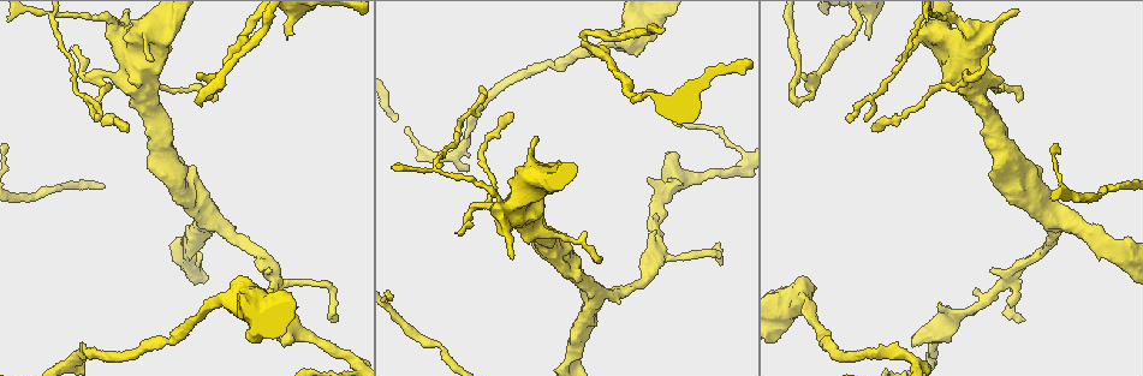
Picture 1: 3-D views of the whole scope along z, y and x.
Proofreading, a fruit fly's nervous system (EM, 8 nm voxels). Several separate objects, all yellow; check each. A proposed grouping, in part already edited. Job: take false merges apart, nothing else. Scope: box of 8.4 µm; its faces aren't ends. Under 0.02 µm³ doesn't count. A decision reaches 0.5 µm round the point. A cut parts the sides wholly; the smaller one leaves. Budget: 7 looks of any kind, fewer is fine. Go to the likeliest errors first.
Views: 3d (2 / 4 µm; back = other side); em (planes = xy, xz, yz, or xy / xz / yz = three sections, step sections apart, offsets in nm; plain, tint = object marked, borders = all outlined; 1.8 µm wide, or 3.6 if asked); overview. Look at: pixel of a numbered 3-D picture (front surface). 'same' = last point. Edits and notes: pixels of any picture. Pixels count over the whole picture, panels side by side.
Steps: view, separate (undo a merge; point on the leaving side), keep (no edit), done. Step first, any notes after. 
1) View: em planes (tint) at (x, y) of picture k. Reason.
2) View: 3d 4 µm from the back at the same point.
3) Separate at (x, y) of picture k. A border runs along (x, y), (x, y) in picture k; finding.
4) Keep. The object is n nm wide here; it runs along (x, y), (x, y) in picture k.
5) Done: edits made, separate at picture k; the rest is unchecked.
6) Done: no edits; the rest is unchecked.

View: em planes (tint) at (485, 204) of picture 1. Sharp bend.

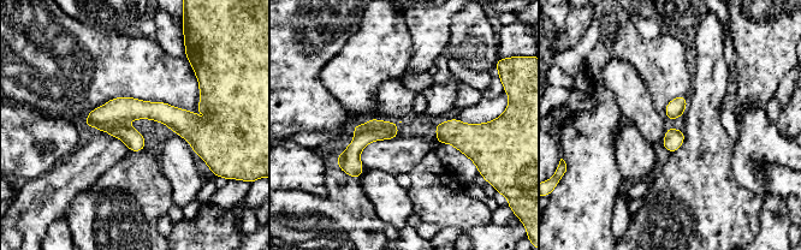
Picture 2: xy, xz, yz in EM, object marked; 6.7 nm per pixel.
Separate at (349, 159) of picture 2. The object is 130 nm wide here; a second neuron is stuck on.

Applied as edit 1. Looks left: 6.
View: 3d 4 µm from the back at (267, 259) of picture 1. Arms part here.

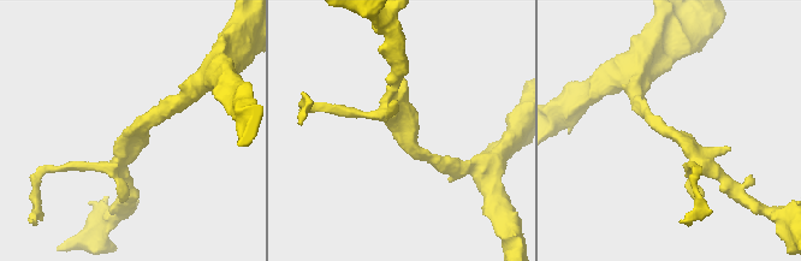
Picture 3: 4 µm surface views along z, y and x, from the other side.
View: em planes (plain) at (675, 134) of picture 3. Shape alone is not enough.

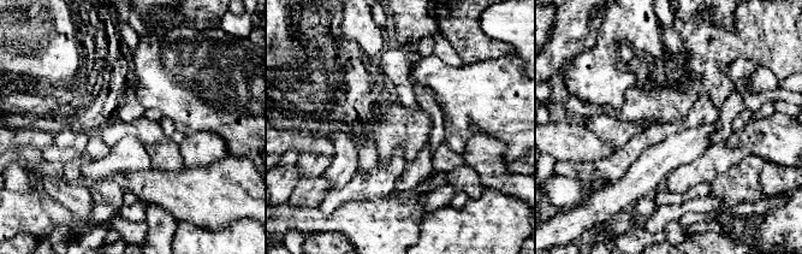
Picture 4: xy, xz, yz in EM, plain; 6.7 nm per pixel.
View: em planes (tint) at the same point.

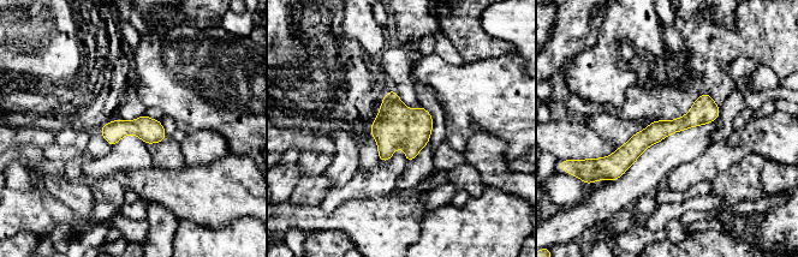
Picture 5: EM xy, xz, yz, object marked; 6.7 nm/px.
Keep. One neuron here.

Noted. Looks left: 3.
View: em 3.6 µm planes (tint) at (230, 300) of picture 1. Sudden change in width.

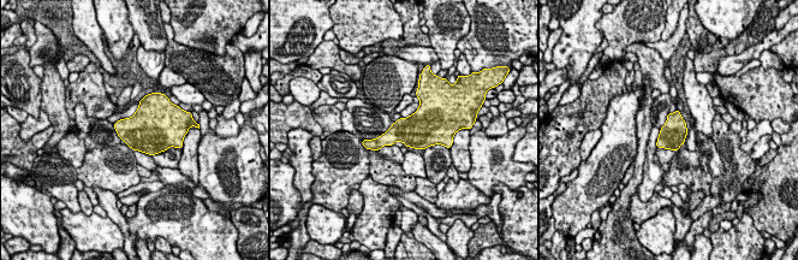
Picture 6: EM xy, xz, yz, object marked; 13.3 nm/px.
Keep. The object is 360 nm wide here; all the same neuron.

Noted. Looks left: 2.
Done: edits made, separate at picture 2; the rest is unchecked.

